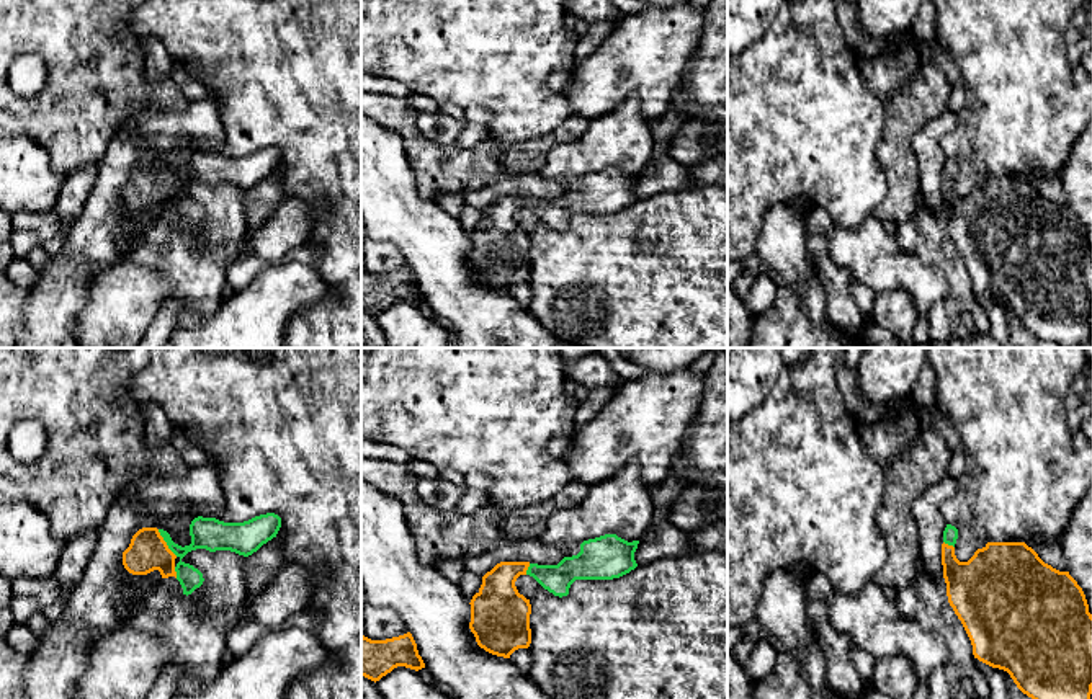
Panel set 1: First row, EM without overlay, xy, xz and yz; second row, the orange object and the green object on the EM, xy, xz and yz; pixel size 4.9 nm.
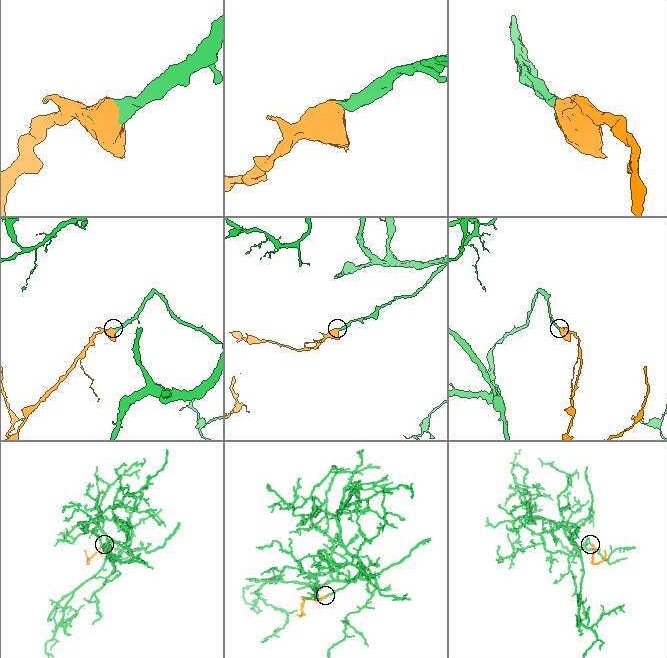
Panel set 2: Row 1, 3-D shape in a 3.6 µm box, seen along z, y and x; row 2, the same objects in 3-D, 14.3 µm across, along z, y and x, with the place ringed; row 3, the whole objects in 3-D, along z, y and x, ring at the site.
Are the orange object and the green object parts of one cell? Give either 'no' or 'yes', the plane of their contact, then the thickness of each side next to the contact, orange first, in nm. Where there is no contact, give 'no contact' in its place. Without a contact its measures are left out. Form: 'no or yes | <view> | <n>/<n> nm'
yes | xy | 190/160 nm

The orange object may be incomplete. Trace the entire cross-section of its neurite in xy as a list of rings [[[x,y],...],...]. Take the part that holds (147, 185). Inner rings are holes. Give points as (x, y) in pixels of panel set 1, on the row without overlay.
[[[275,147],[255,150],[244,157],[224,157],[216,152],[198,150],[190,158],[190,180],[178,180],[170,168],[157,162],[142,162],[123,186],[123,199],[132,209],[159,204],[162,212],[175,211],[183,229],[191,229],[204,216],[203,207],[181,193],[196,183],[209,186],[230,185],[248,191],[263,178],[276,171],[281,152]]]

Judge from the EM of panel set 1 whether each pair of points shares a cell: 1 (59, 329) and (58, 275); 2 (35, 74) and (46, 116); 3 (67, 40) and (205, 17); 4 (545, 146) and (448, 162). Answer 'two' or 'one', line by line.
1: one
2: two
3: two
4: one

